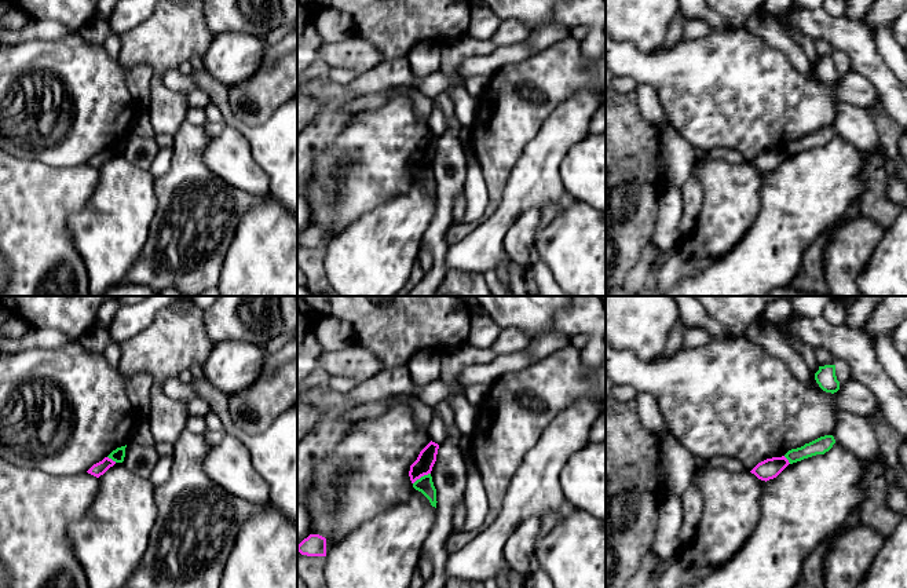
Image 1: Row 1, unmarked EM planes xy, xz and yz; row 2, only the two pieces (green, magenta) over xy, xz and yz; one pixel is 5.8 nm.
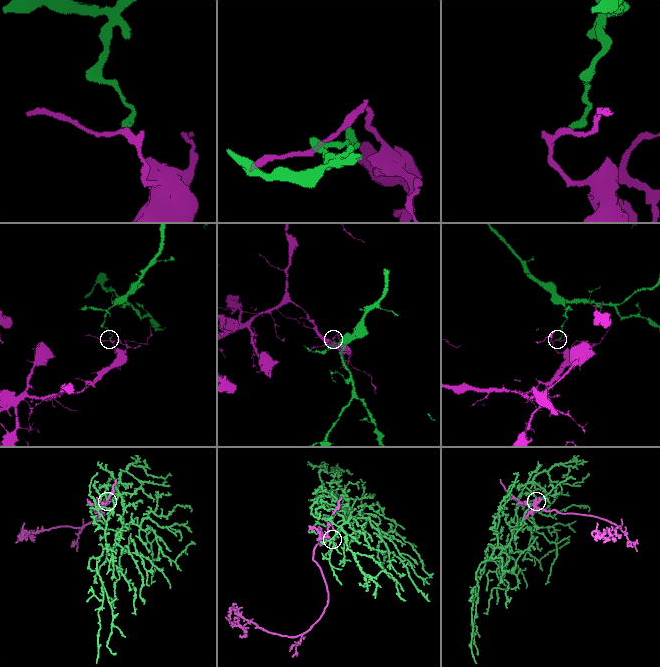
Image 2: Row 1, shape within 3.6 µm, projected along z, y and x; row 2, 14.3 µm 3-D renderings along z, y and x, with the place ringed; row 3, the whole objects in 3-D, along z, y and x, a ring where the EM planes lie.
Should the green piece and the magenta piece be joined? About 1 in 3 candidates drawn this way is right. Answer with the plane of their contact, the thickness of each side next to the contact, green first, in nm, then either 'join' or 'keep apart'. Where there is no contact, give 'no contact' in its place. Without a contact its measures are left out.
meets green in xz; 90 nm thick on the green side, 110 nm on the other; keep apart

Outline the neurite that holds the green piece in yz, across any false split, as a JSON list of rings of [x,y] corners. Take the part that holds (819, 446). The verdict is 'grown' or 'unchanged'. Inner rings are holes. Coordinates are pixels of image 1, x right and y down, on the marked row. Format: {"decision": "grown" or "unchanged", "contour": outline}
{"decision": "unchanged", "contour": [[[824,435],[809,443],[805,443],[801,448],[789,450],[785,457],[789,460],[790,464],[793,464],[816,454],[824,454],[833,448],[834,443],[835,439],[833,435]]]}

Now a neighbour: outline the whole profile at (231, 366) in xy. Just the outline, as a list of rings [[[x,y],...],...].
[[[216,343],[202,365],[204,377],[226,395],[239,392],[259,379],[266,357],[263,347],[250,343]]]

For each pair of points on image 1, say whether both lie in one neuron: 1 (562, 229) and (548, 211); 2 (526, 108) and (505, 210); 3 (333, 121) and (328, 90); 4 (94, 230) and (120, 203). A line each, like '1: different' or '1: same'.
1: different
2: different
3: same
4: same

